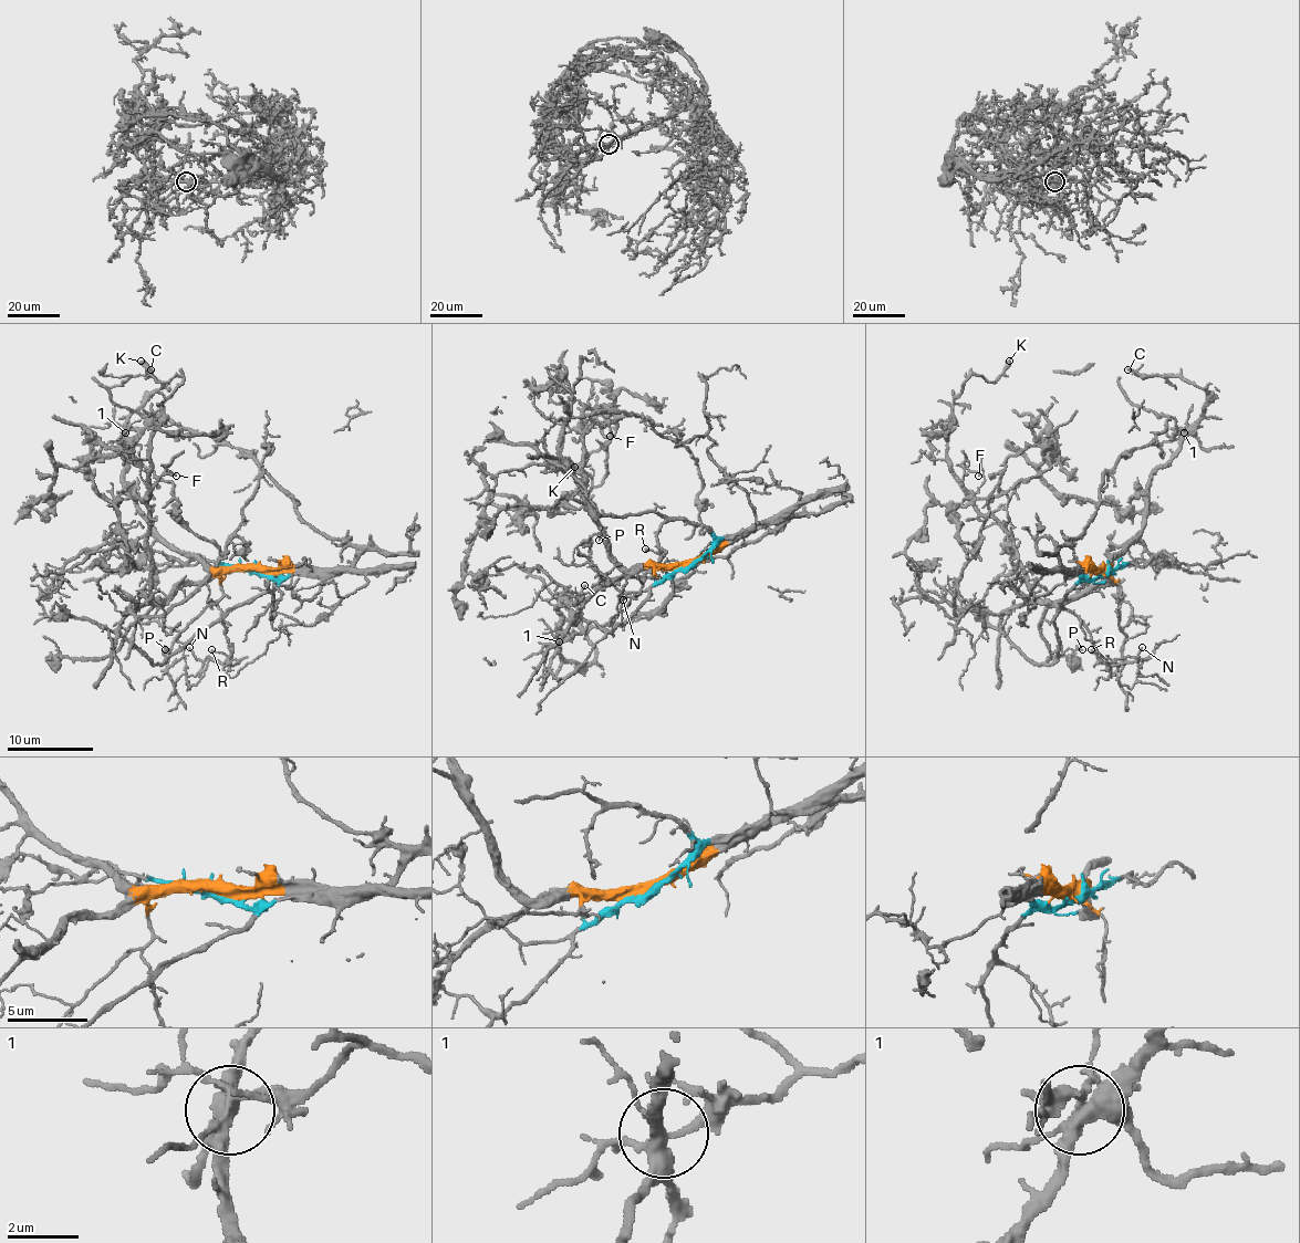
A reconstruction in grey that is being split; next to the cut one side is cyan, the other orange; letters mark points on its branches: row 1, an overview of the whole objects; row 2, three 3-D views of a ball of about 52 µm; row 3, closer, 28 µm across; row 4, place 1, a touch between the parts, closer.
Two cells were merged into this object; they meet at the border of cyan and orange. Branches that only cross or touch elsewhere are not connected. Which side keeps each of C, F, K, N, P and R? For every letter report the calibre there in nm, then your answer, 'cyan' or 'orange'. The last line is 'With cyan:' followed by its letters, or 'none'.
C: 160 nm thick; orange
F: 140 nm thick; orange
K: 400 nm thick; orange
N: 110 nm thick; cyan
P: 150 nm thick; cyan
R: 130 nm thick; cyan
With cyan: N, P, R

